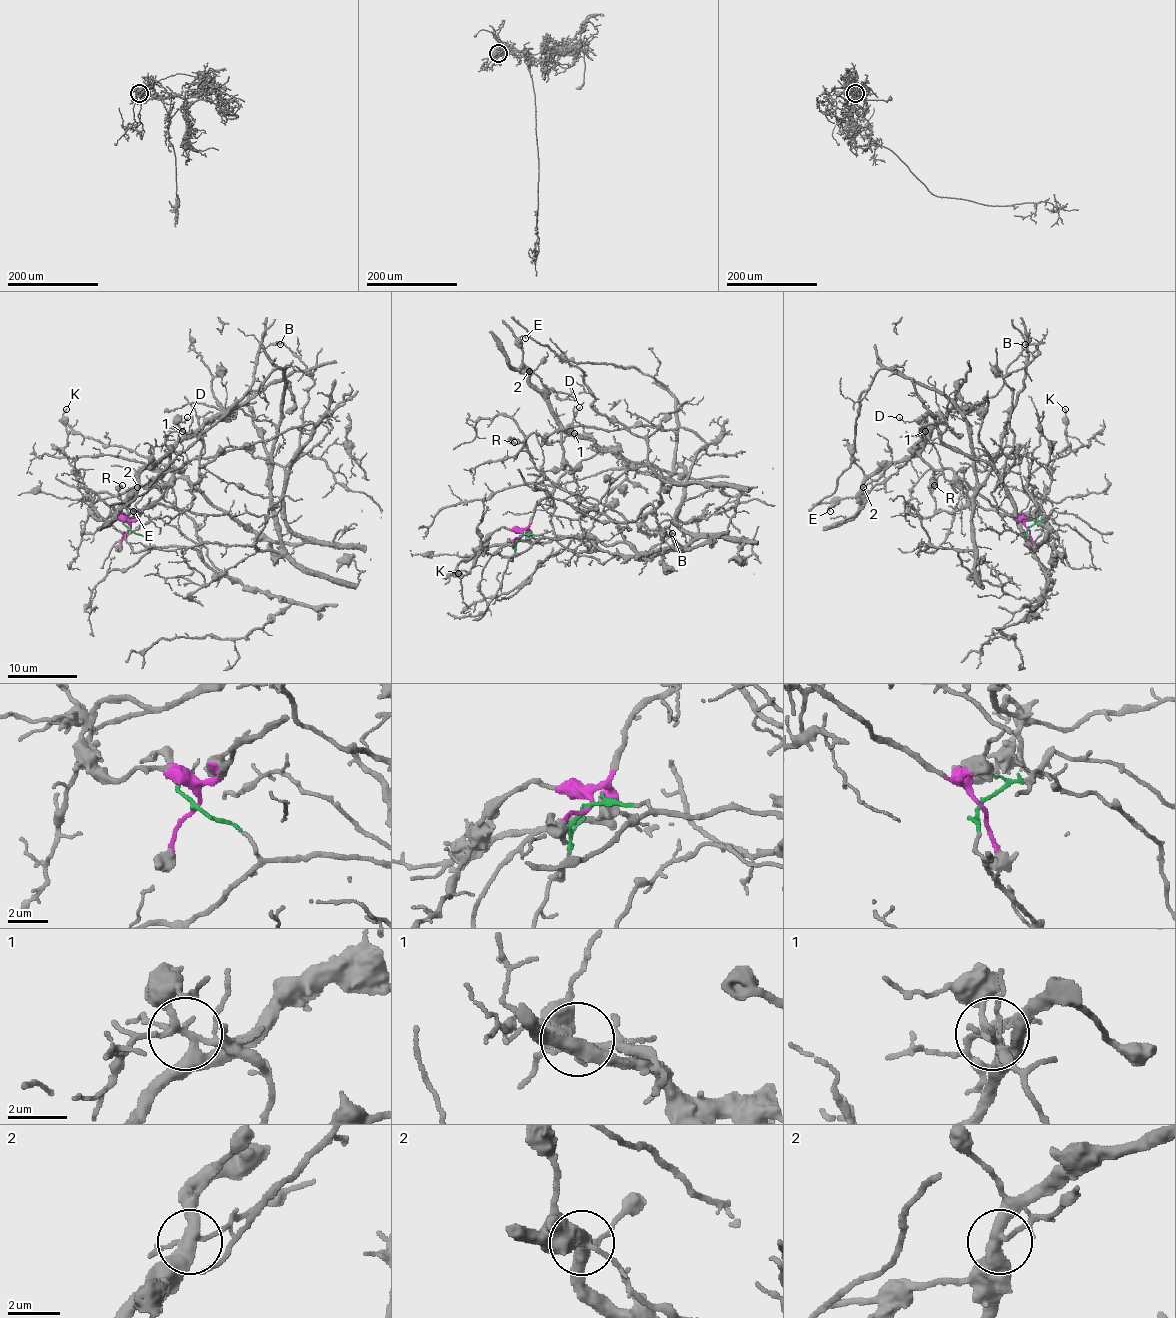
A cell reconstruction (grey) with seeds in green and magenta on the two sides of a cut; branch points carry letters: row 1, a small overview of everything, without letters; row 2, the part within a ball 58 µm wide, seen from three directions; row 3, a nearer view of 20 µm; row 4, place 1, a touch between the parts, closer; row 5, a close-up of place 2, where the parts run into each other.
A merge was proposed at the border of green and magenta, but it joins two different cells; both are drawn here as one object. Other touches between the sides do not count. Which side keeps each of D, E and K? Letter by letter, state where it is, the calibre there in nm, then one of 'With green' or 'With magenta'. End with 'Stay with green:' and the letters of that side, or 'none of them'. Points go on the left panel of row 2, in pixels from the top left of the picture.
D: Place: (187, 417). Thickness 130 nm. With magenta
E: Place: (133, 511). Thickness 130 nm. With magenta
K: Place: (66, 409). Thickness 150 nm. With magenta
Stay with green: none of them

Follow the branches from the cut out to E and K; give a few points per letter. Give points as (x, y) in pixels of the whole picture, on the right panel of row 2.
E: (1028, 528), (951, 469), (932, 469), (918, 457), (887, 461), (854, 497), (842, 497), (829, 506), (829, 511)
K: (1028, 528), (1019, 516), (1028, 520), (1033, 515), (1049, 490), (1054, 457), (1066, 447), (1064, 408)

